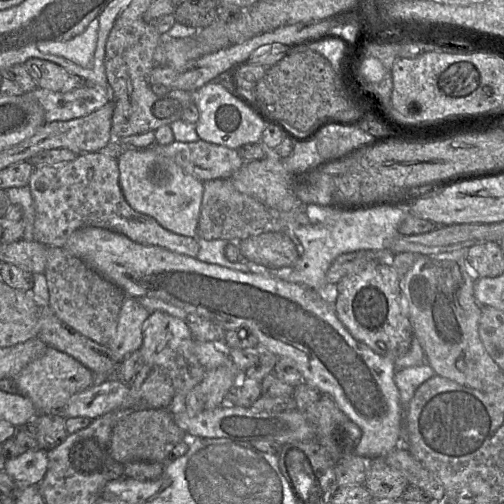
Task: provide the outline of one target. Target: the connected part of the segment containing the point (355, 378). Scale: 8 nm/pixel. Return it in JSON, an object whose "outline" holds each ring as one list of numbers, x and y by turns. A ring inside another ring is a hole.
{"outline":[[98,227,75,230,63,248,121,288,126,296,160,299,187,314,211,320,225,331,248,328,255,335,258,344,278,358,293,360,302,380,330,395,346,417,361,429,362,435,355,445,355,454,369,460,383,458,398,446,402,410,399,390,394,381,395,361,377,354,366,344,354,339,339,320,335,306,312,288,278,277,241,272,202,262,159,246,142,245,122,234]]}

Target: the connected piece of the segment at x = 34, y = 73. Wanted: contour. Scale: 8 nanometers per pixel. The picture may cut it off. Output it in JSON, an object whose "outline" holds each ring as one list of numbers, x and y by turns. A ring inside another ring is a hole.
{"outline":[[30,58,23,65,40,89,67,93,82,87,85,83,82,78,48,60]]}

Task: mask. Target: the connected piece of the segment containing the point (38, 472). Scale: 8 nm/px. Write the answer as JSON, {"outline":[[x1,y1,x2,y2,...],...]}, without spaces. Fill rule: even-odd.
{"outline":[[37,448,7,458,4,470,19,486,38,486,47,469,47,451]]}

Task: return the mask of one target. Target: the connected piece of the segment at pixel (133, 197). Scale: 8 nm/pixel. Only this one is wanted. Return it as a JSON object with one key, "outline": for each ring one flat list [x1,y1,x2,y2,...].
{"outline":[[158,146,148,149,126,147,117,158,121,192,135,211,154,218,163,228,179,235,197,237,204,186,185,173,169,157,162,155]]}

